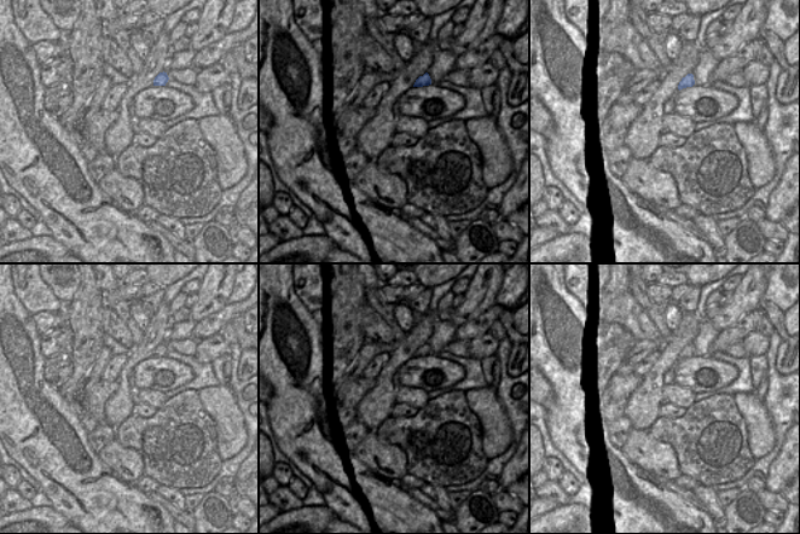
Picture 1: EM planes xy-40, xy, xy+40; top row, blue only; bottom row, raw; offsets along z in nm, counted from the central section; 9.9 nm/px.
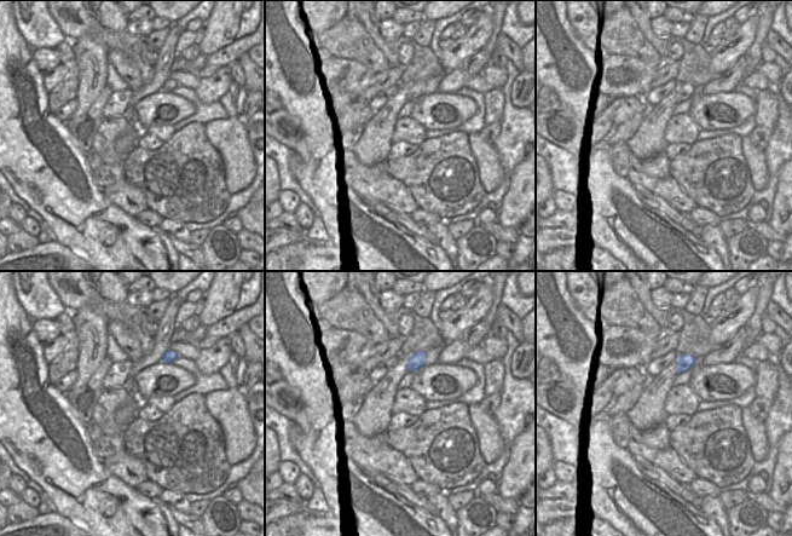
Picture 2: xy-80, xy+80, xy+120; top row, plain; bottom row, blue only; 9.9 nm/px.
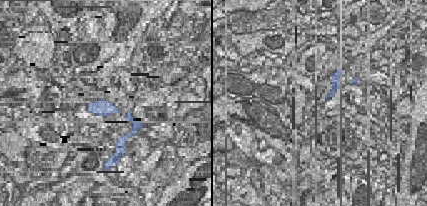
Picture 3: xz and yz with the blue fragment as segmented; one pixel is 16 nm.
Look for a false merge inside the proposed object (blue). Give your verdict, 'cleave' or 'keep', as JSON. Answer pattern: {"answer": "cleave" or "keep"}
{"answer": "cleave"}

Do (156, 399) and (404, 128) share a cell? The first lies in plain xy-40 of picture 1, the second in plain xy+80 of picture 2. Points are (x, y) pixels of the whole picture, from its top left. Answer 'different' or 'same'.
same

